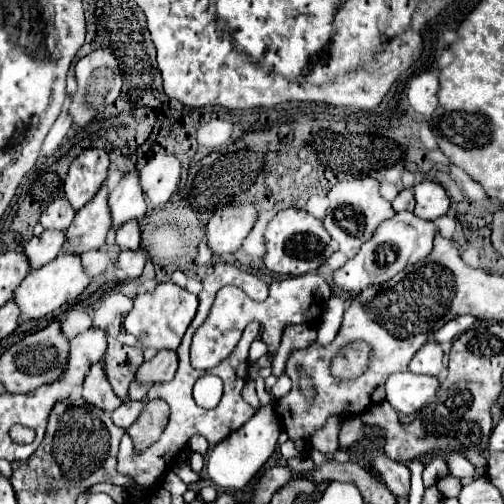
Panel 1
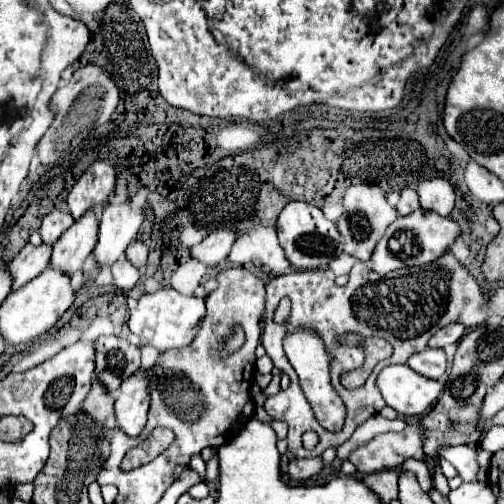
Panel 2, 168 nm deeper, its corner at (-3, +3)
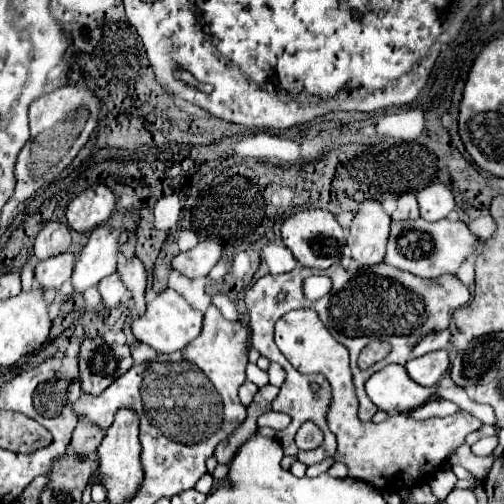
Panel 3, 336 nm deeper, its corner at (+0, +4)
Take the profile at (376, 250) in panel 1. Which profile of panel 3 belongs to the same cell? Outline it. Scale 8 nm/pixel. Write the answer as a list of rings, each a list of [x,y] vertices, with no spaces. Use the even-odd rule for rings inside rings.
[[[425,219],[399,221],[391,223],[391,237],[387,245],[385,263],[423,279],[435,279],[445,273],[457,275],[459,265],[469,255],[473,255],[477,241],[479,239],[469,231],[469,227],[463,221],[449,221],[449,219],[441,219],[435,223],[429,223]]]

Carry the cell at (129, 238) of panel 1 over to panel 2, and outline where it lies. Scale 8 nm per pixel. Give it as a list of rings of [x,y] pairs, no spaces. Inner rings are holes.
[[[140,240],[132,242],[132,246],[128,246],[128,250],[126,250],[126,258],[128,258],[134,266],[138,266],[140,270],[144,270],[146,258],[148,258],[148,246],[146,246],[144,242],[140,242]]]

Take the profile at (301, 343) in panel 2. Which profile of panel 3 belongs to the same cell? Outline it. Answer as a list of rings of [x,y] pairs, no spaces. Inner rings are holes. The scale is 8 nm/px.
[[[299,309],[283,315],[275,325],[275,343],[291,365],[301,373],[323,373],[333,387],[333,403],[327,413],[331,433],[337,437],[335,461],[345,463],[349,477],[365,481],[379,491],[401,491],[419,483],[443,467],[449,455],[465,443],[465,437],[481,427],[481,421],[471,413],[461,411],[451,417],[431,417],[417,421],[409,413],[387,417],[383,423],[363,423],[357,417],[359,401],[353,389],[353,375],[349,371],[349,351],[327,331],[315,311]],[[399,479],[399,487],[385,487]]]

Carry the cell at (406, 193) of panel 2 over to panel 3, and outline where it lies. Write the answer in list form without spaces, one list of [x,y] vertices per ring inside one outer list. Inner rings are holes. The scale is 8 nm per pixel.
[[[405,193],[397,201],[397,209],[391,215],[393,221],[405,221],[405,219],[419,219],[419,206],[416,195]]]

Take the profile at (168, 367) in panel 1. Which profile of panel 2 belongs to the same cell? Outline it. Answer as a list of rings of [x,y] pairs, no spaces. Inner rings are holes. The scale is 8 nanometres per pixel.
[[[138,370],[130,378],[126,378],[116,396],[116,420],[120,428],[128,436],[138,436],[146,424],[146,414],[150,406],[148,386],[152,384],[150,378],[152,370]]]

